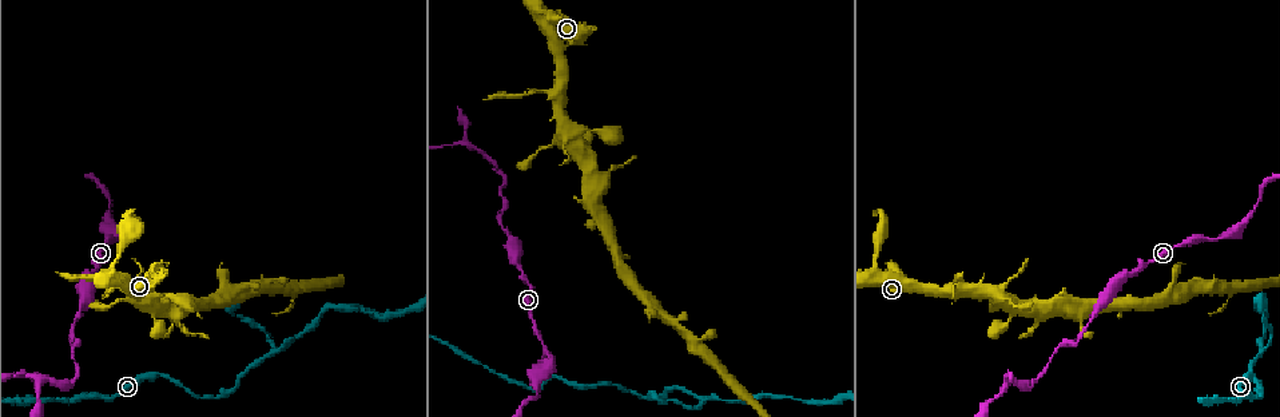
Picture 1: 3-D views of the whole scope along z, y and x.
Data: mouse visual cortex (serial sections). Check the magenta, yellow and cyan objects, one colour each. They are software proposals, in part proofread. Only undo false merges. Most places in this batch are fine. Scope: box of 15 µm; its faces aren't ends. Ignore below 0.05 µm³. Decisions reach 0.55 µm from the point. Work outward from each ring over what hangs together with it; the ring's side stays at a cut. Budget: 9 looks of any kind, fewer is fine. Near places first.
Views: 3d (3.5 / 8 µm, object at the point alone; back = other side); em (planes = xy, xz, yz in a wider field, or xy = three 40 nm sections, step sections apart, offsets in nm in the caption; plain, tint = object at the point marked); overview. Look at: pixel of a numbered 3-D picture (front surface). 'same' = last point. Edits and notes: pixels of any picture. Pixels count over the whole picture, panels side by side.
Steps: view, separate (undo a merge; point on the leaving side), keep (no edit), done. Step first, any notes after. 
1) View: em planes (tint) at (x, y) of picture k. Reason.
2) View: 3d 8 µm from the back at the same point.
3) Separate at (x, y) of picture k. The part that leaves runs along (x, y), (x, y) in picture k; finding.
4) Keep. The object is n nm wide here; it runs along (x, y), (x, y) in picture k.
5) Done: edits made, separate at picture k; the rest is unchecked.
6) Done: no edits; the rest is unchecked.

View: 3d 3.5 µm at (537, 90) of picture 1.

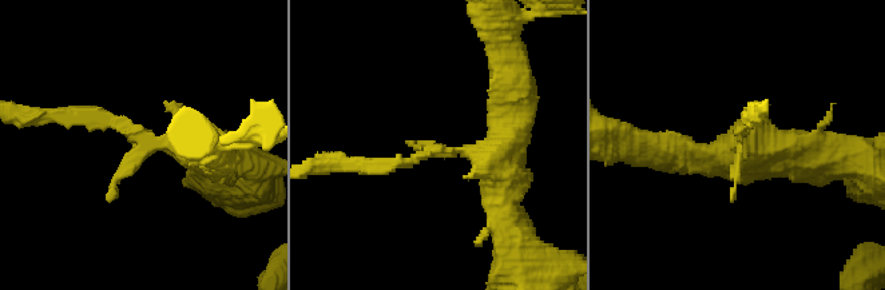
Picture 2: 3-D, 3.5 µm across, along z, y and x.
View: em xy step 3 (plain) at (440, 151) of picture 2.

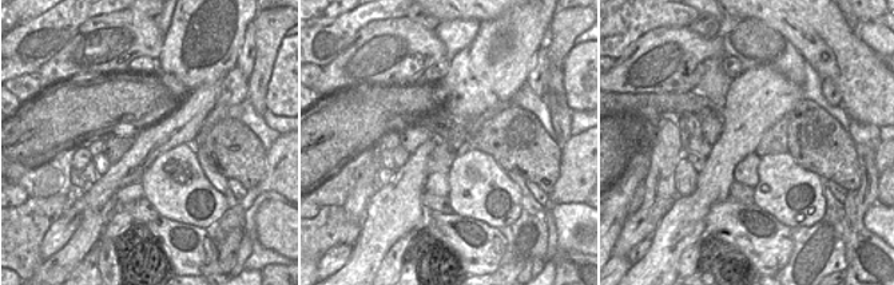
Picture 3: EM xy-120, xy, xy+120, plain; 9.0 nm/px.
View: em xy step 3 (tint) at the same point.

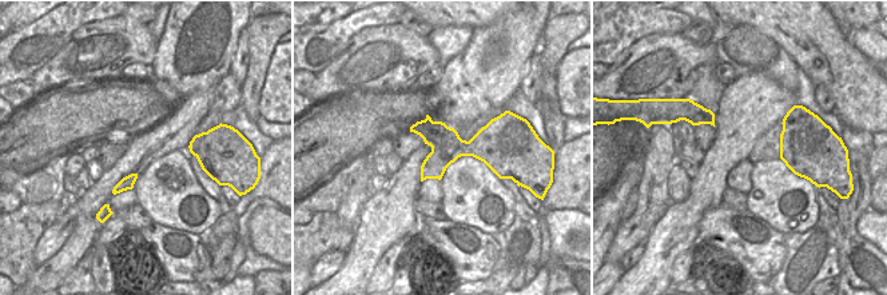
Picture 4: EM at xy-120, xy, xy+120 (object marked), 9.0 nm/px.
Keep. It runs along (209, 155), (56, 114) in picture 2; one cell here.

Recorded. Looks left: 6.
View: 3d 8 µm at (148, 295) of picture 1. Four or more arms meet.

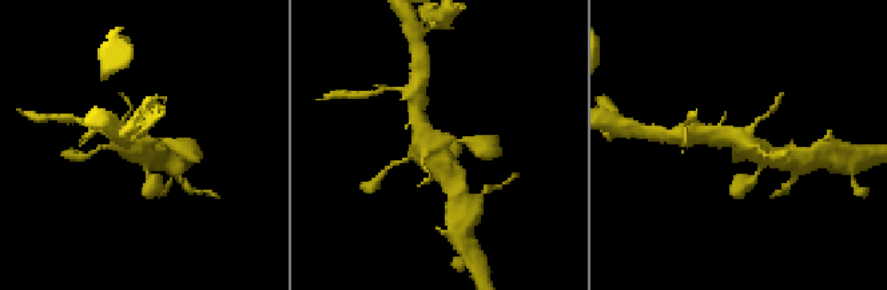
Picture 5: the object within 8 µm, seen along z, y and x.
View: em planes (tint) at (433, 139) of picture 5. Now the EM.

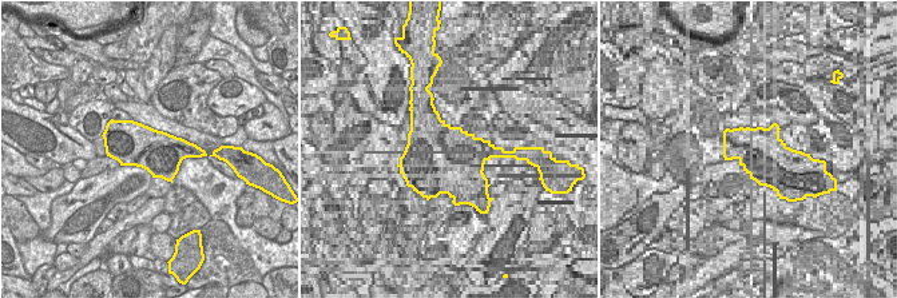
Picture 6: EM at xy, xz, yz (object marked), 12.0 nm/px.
Keep. It runs along (417, 107), (424, 146), (444, 170) in picture 5; continuous, no second cell.

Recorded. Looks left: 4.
View: 3d 3.5 µm at (1007, 382) of picture 1. Three-way junction.

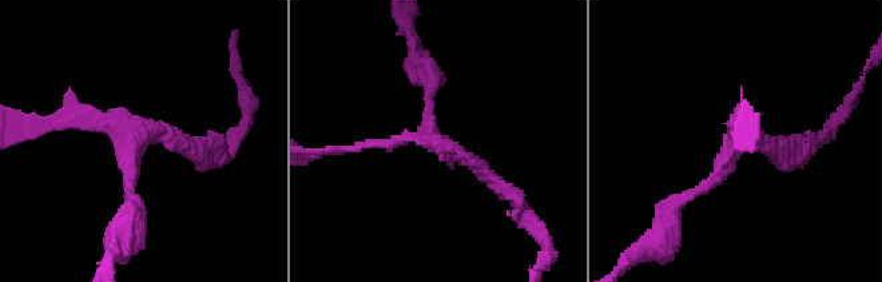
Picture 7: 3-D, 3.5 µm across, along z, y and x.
View: em xy step 1 (tint) at (440, 142) of picture 7. 3 arms meet here; the arms are 150, 150, 200 nm wide.

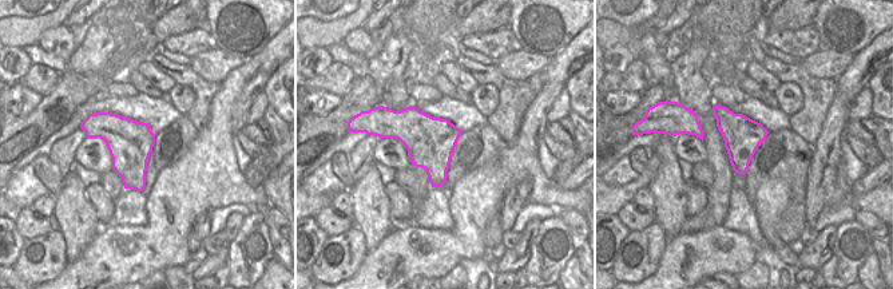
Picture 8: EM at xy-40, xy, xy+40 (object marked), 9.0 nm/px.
Keep. One cell here.

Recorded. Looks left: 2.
View: 3d 3.5 µm at (273, 348) of picture 1. Three-way junction.

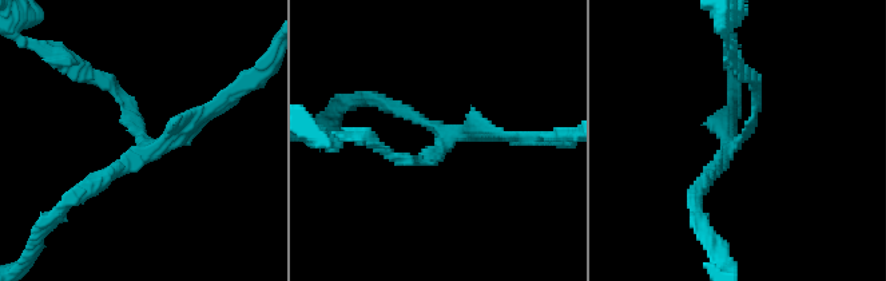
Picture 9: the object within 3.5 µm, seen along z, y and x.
View: em xy step 3 (tint) at (446, 133) of picture 9. 3 arms meet here; the arms are 100, 150, 200 nm wide; need the tissue.

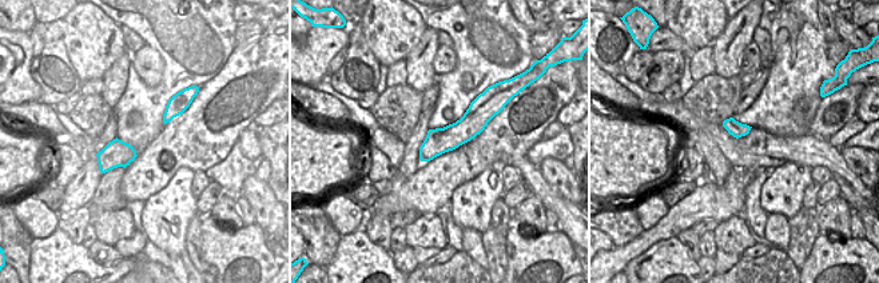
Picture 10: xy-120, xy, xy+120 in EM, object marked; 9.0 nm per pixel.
Keep. The object is 240 nm wide here; it runs along (76, 196), (219, 102) in picture 9; one cell here.

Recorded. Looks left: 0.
Done: no edits; the rest is unchecked.

